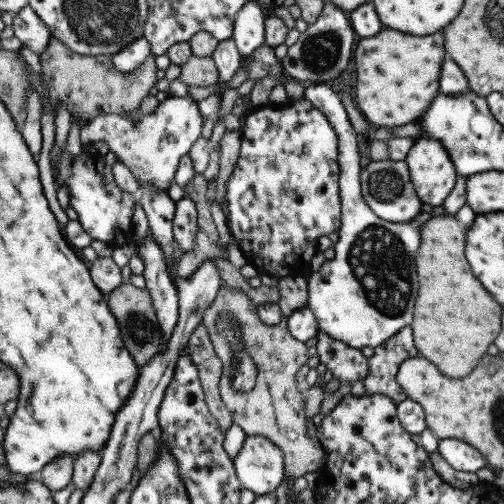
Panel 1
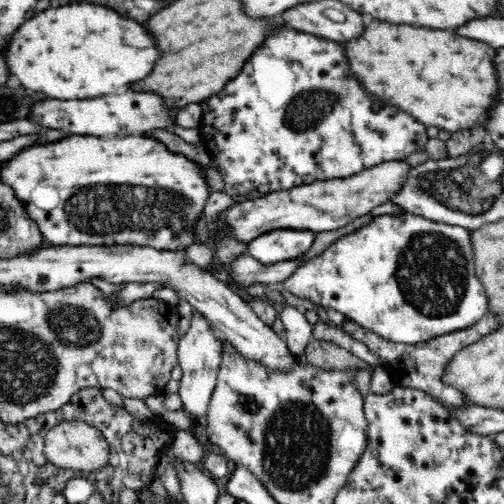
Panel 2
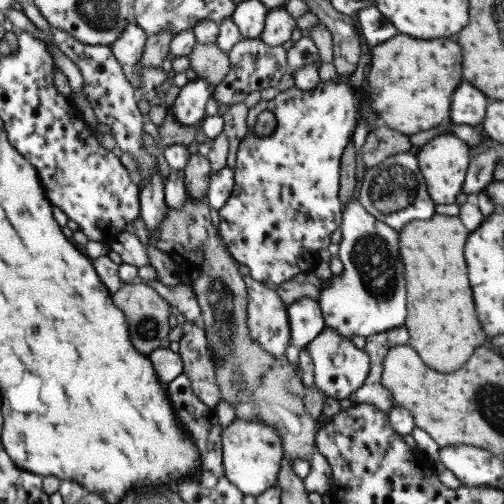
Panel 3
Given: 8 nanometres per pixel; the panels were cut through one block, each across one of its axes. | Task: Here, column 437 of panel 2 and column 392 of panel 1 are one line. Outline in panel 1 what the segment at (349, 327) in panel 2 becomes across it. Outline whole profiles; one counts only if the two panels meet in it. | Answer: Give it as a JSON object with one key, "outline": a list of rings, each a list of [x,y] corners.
{"outline":[[[405,326],[399,334],[395,334],[387,342],[383,342],[383,346],[377,346],[373,350],[373,356],[367,358],[369,372],[363,378],[367,396],[369,394],[387,394],[395,404],[407,400],[407,394],[403,392],[403,388],[399,386],[395,376],[399,372],[401,362],[405,362],[409,358],[417,358],[417,356],[419,354],[413,348],[409,326]]]}

